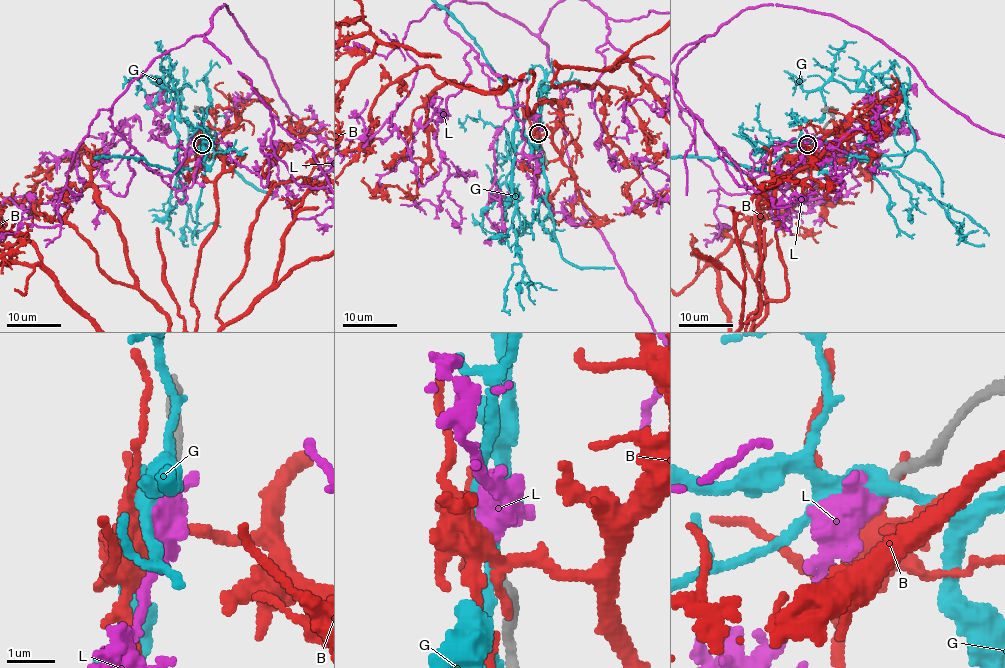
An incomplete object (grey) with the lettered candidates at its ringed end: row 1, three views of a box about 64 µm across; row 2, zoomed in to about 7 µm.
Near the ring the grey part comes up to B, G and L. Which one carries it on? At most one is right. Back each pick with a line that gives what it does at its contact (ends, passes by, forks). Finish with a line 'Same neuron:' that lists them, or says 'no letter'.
L: it passes by
Same neuron: L

